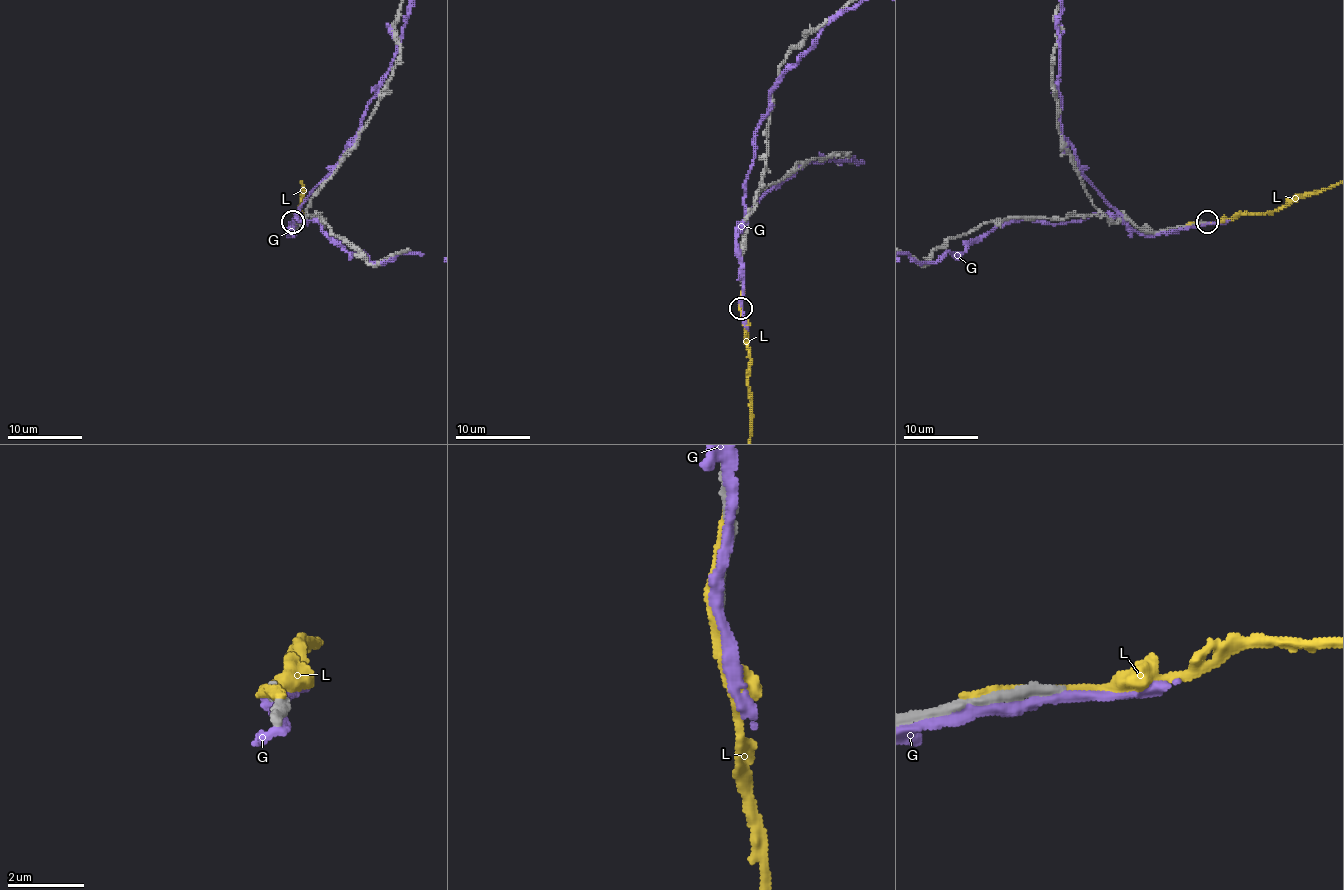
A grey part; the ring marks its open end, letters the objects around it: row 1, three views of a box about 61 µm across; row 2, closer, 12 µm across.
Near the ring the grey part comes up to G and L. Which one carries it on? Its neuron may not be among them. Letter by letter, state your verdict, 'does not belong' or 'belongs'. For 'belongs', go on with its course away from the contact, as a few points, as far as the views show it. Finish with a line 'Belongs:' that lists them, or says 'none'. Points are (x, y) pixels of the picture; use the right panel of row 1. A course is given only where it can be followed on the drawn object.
G: does not belong
L: does not belong
Belongs: none

